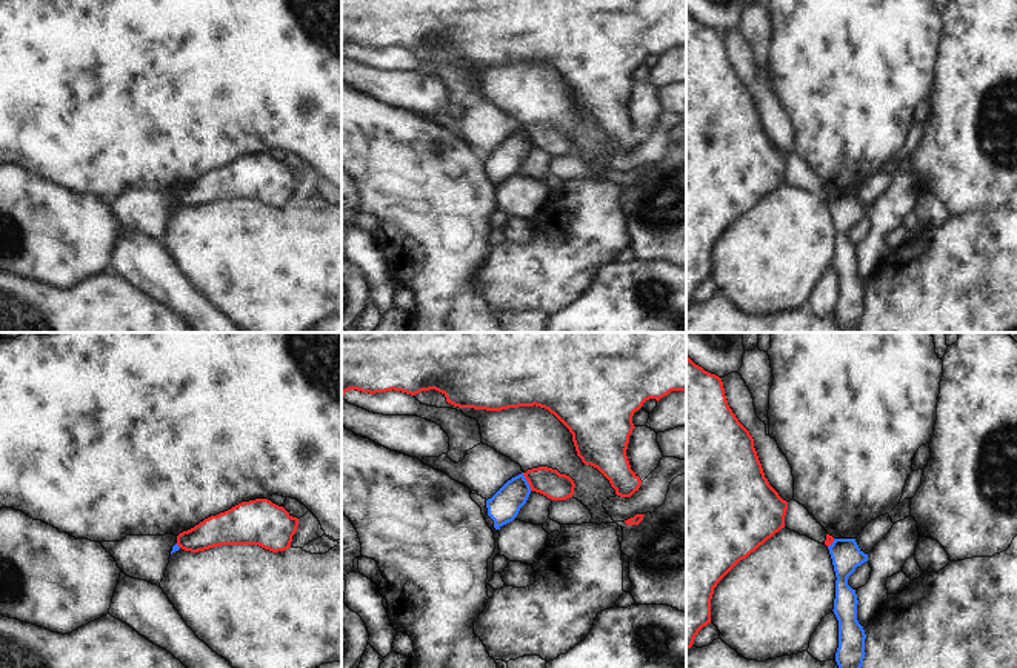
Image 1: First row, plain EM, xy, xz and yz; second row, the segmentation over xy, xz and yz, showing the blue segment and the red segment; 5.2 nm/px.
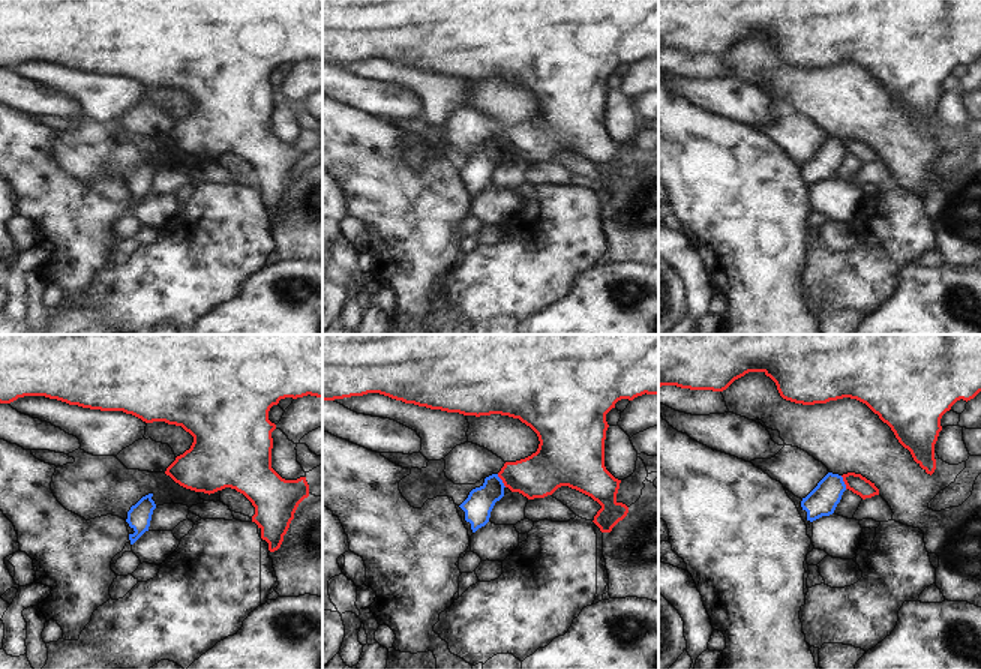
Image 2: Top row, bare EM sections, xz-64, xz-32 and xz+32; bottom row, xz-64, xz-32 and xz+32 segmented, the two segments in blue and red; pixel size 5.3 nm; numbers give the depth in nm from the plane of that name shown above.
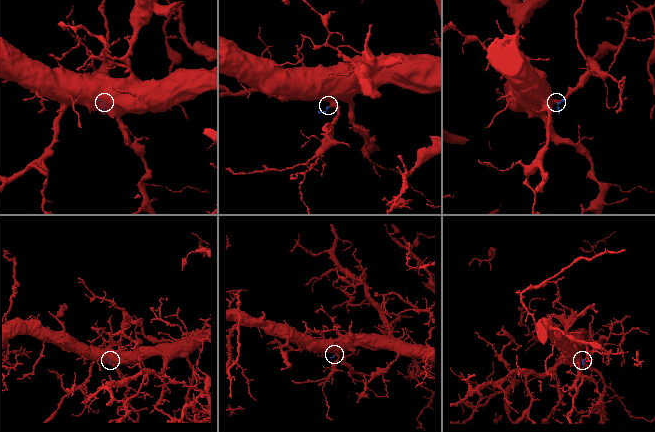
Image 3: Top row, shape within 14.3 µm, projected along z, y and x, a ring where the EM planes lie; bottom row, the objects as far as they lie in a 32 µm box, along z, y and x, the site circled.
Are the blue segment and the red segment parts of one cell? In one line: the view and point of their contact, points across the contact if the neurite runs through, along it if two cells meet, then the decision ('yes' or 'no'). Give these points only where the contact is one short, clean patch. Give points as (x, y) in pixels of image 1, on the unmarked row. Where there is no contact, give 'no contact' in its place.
xz (526, 137) | along xz (522, 128), (531, 145) | no

